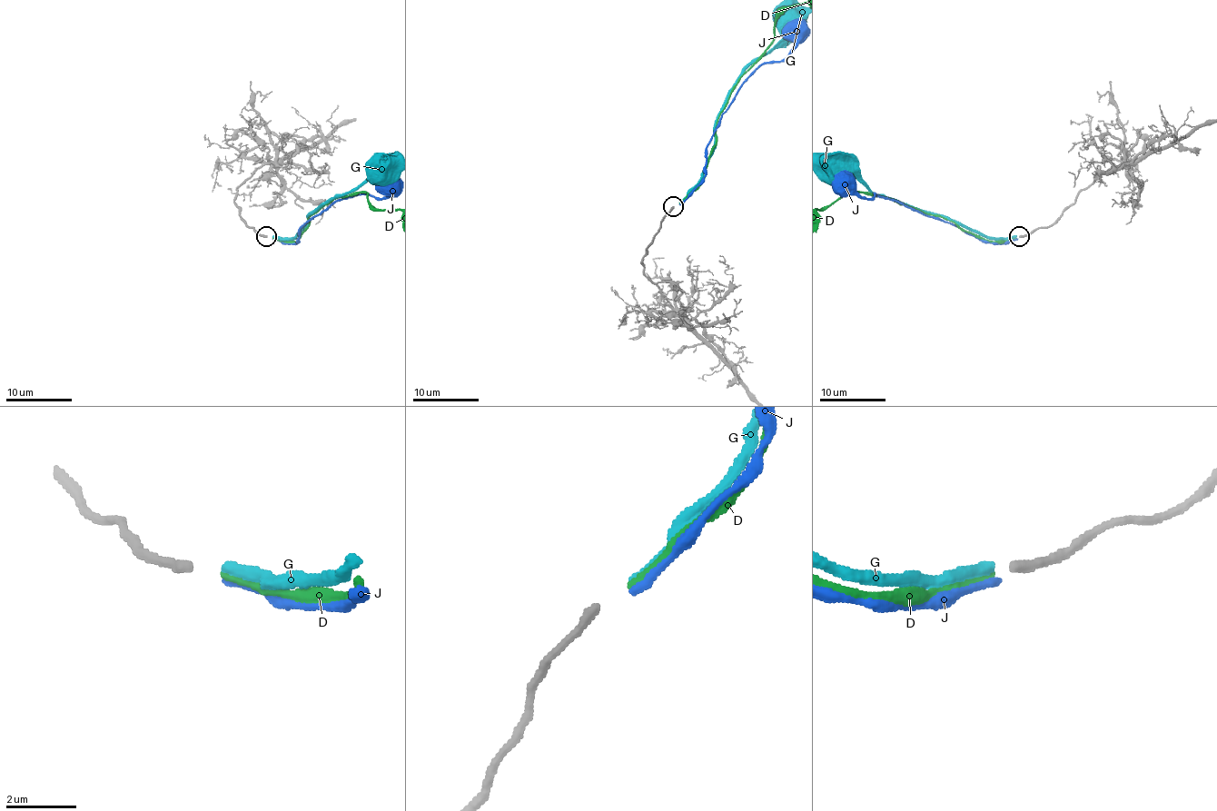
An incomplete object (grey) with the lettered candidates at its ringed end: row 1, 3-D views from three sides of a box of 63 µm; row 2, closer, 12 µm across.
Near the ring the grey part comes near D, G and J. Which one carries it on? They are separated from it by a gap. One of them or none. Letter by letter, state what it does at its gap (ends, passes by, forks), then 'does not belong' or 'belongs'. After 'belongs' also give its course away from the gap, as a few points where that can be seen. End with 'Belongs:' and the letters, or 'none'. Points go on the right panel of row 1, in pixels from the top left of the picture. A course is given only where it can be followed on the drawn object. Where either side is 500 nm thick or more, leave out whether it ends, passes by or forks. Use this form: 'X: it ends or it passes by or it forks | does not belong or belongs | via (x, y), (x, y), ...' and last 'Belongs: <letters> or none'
D: it ends | does not belong
G: it ends | belongs | via (1016, 237), (990, 237), (954, 221), (879, 196), (848, 174), (840, 174), (826, 164)
J: it ends | does not belong
Belongs: G

